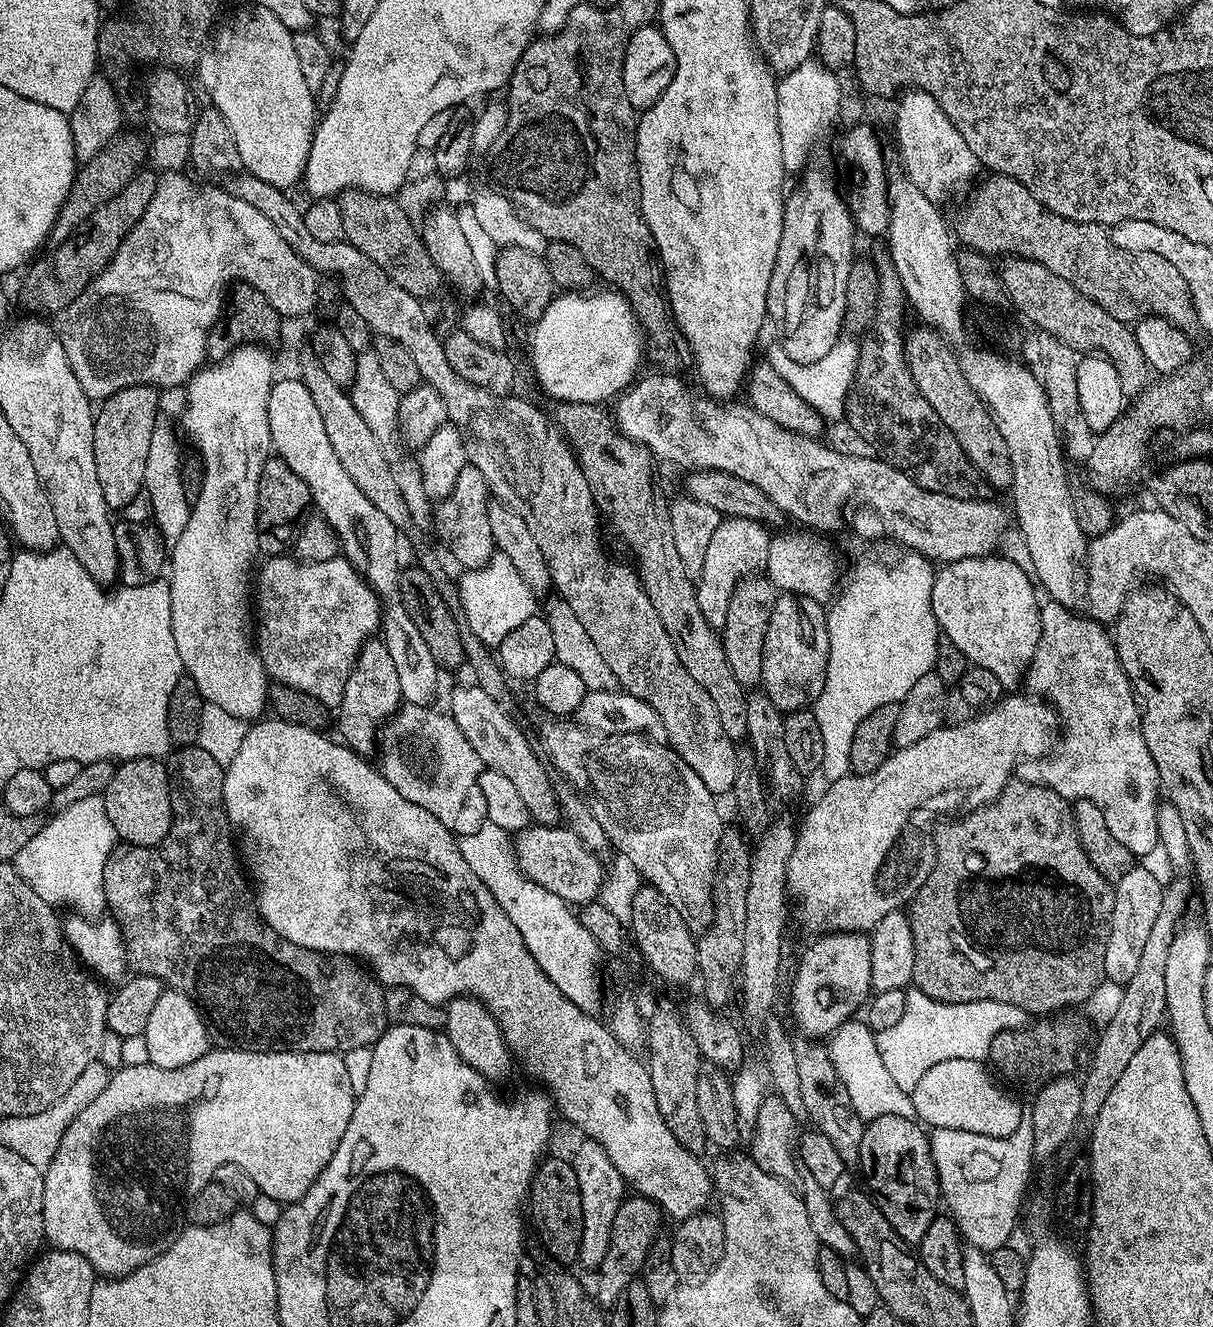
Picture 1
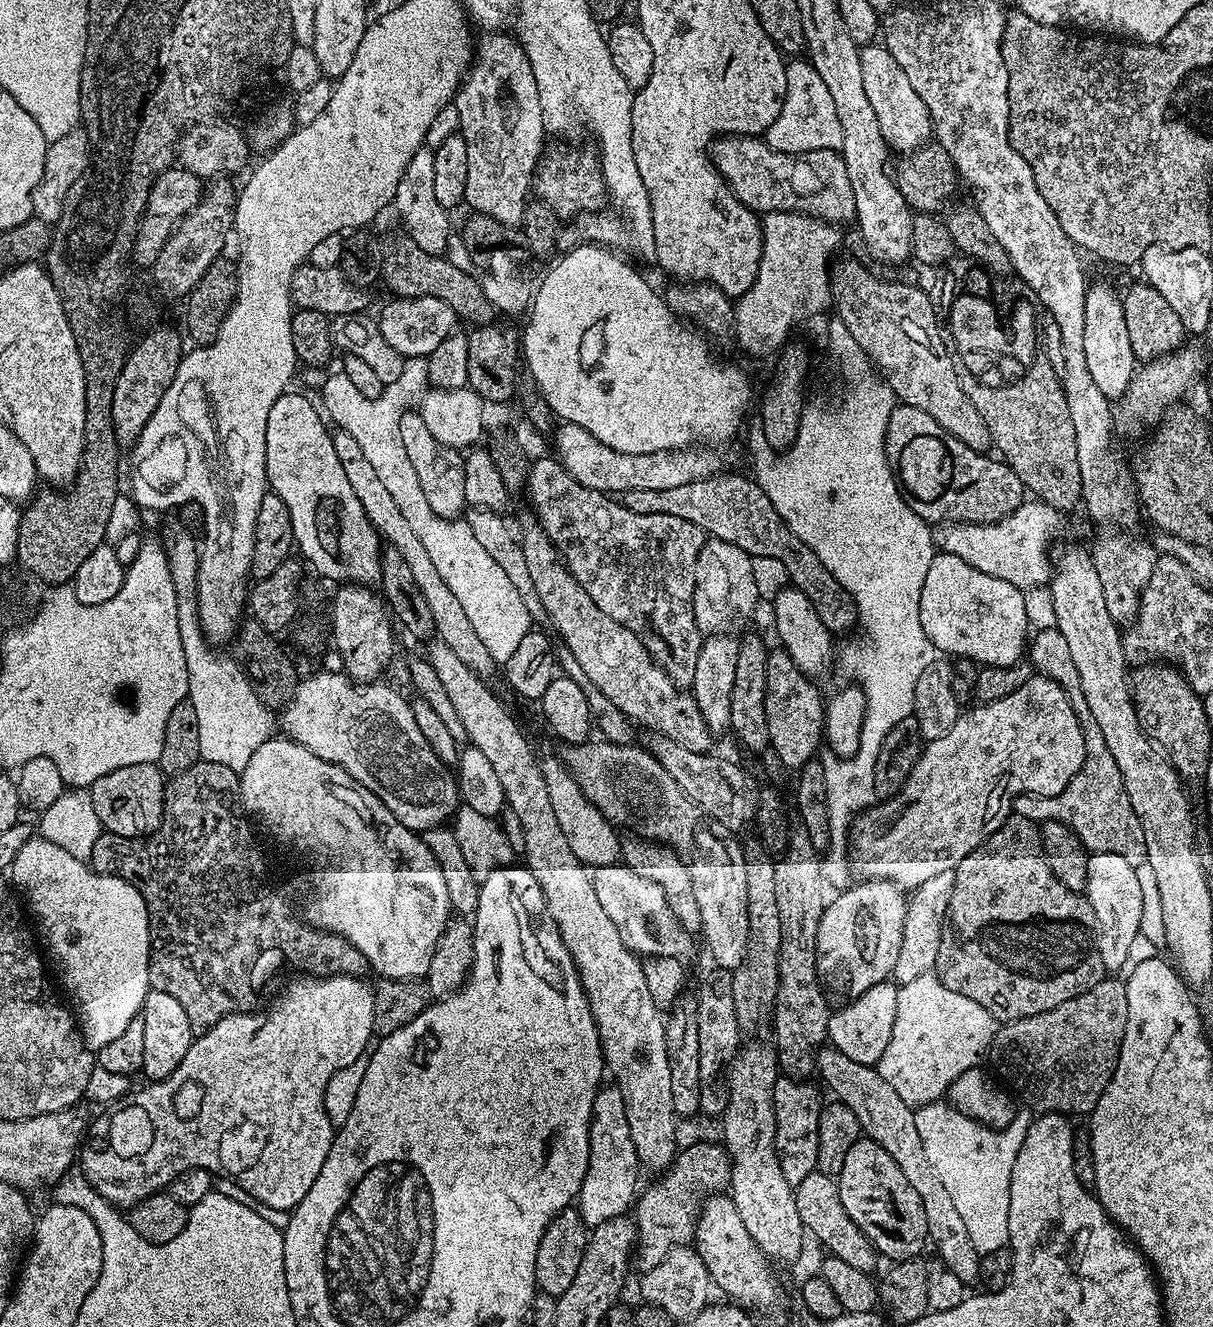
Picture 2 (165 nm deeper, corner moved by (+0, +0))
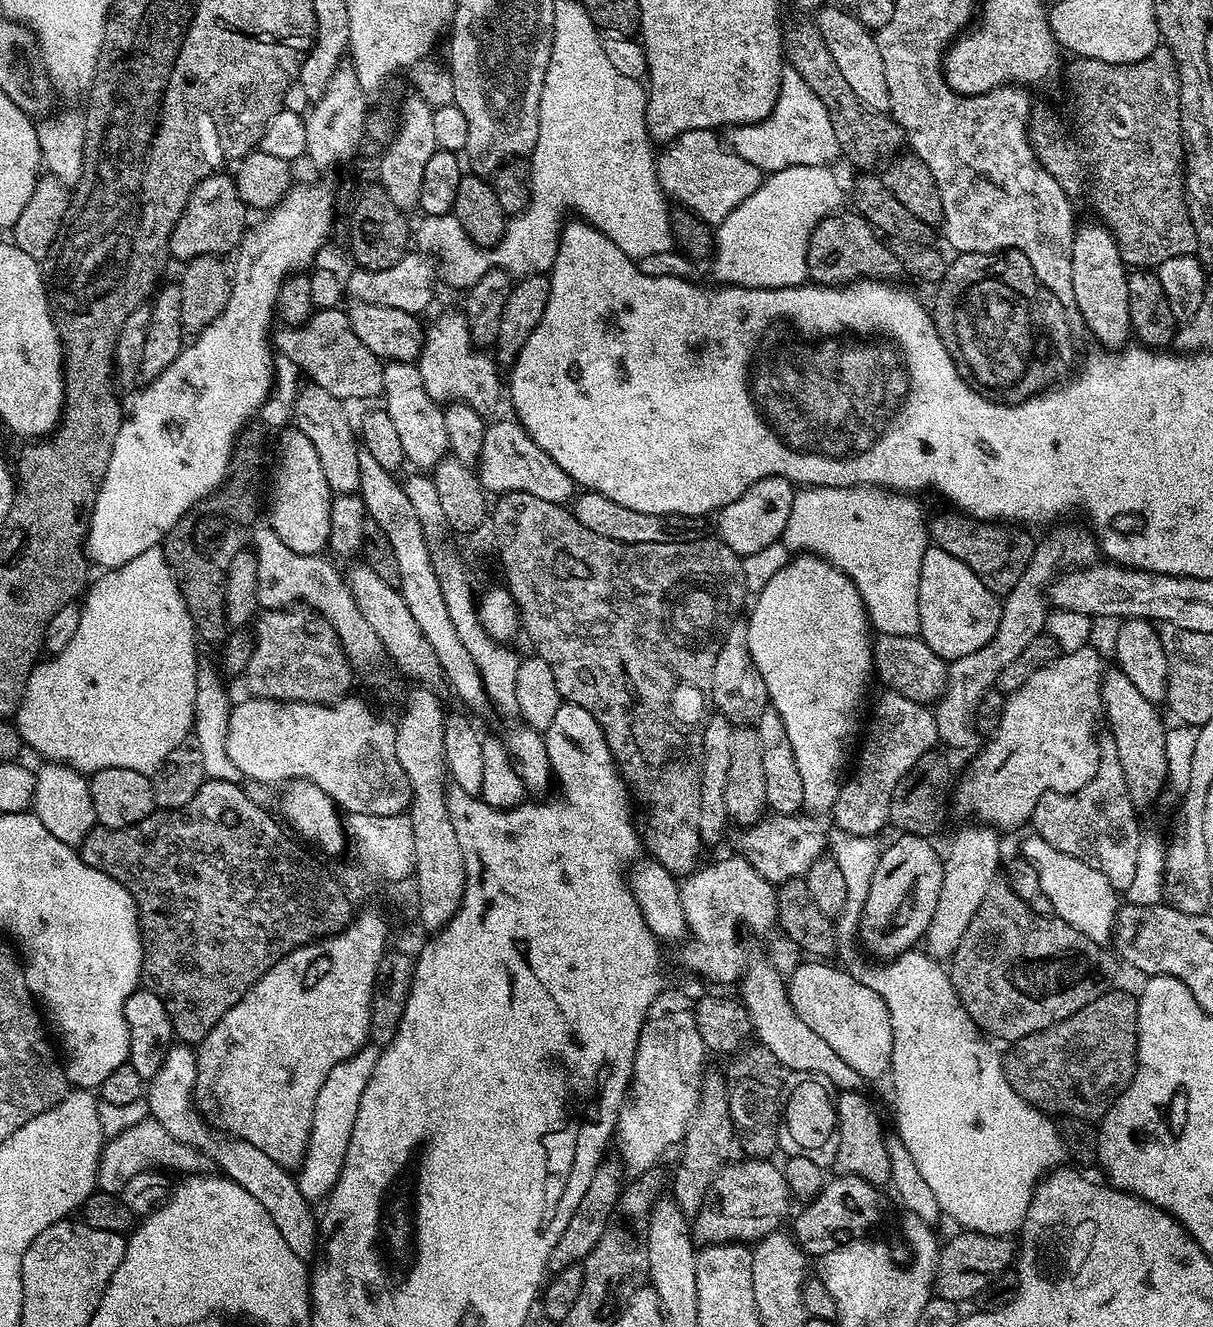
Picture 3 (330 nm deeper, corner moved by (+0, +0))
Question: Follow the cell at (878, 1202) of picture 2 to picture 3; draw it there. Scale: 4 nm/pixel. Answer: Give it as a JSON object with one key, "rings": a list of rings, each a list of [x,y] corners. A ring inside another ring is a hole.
{"rings":[[[837,1175],[836,1180],[829,1179],[824,1189],[796,1216],[794,1235],[796,1243],[804,1249],[809,1257],[819,1258],[826,1251],[824,1240],[834,1240],[837,1245],[855,1241],[863,1237],[880,1220],[884,1212],[884,1200],[880,1197],[881,1189],[857,1176]]]}

